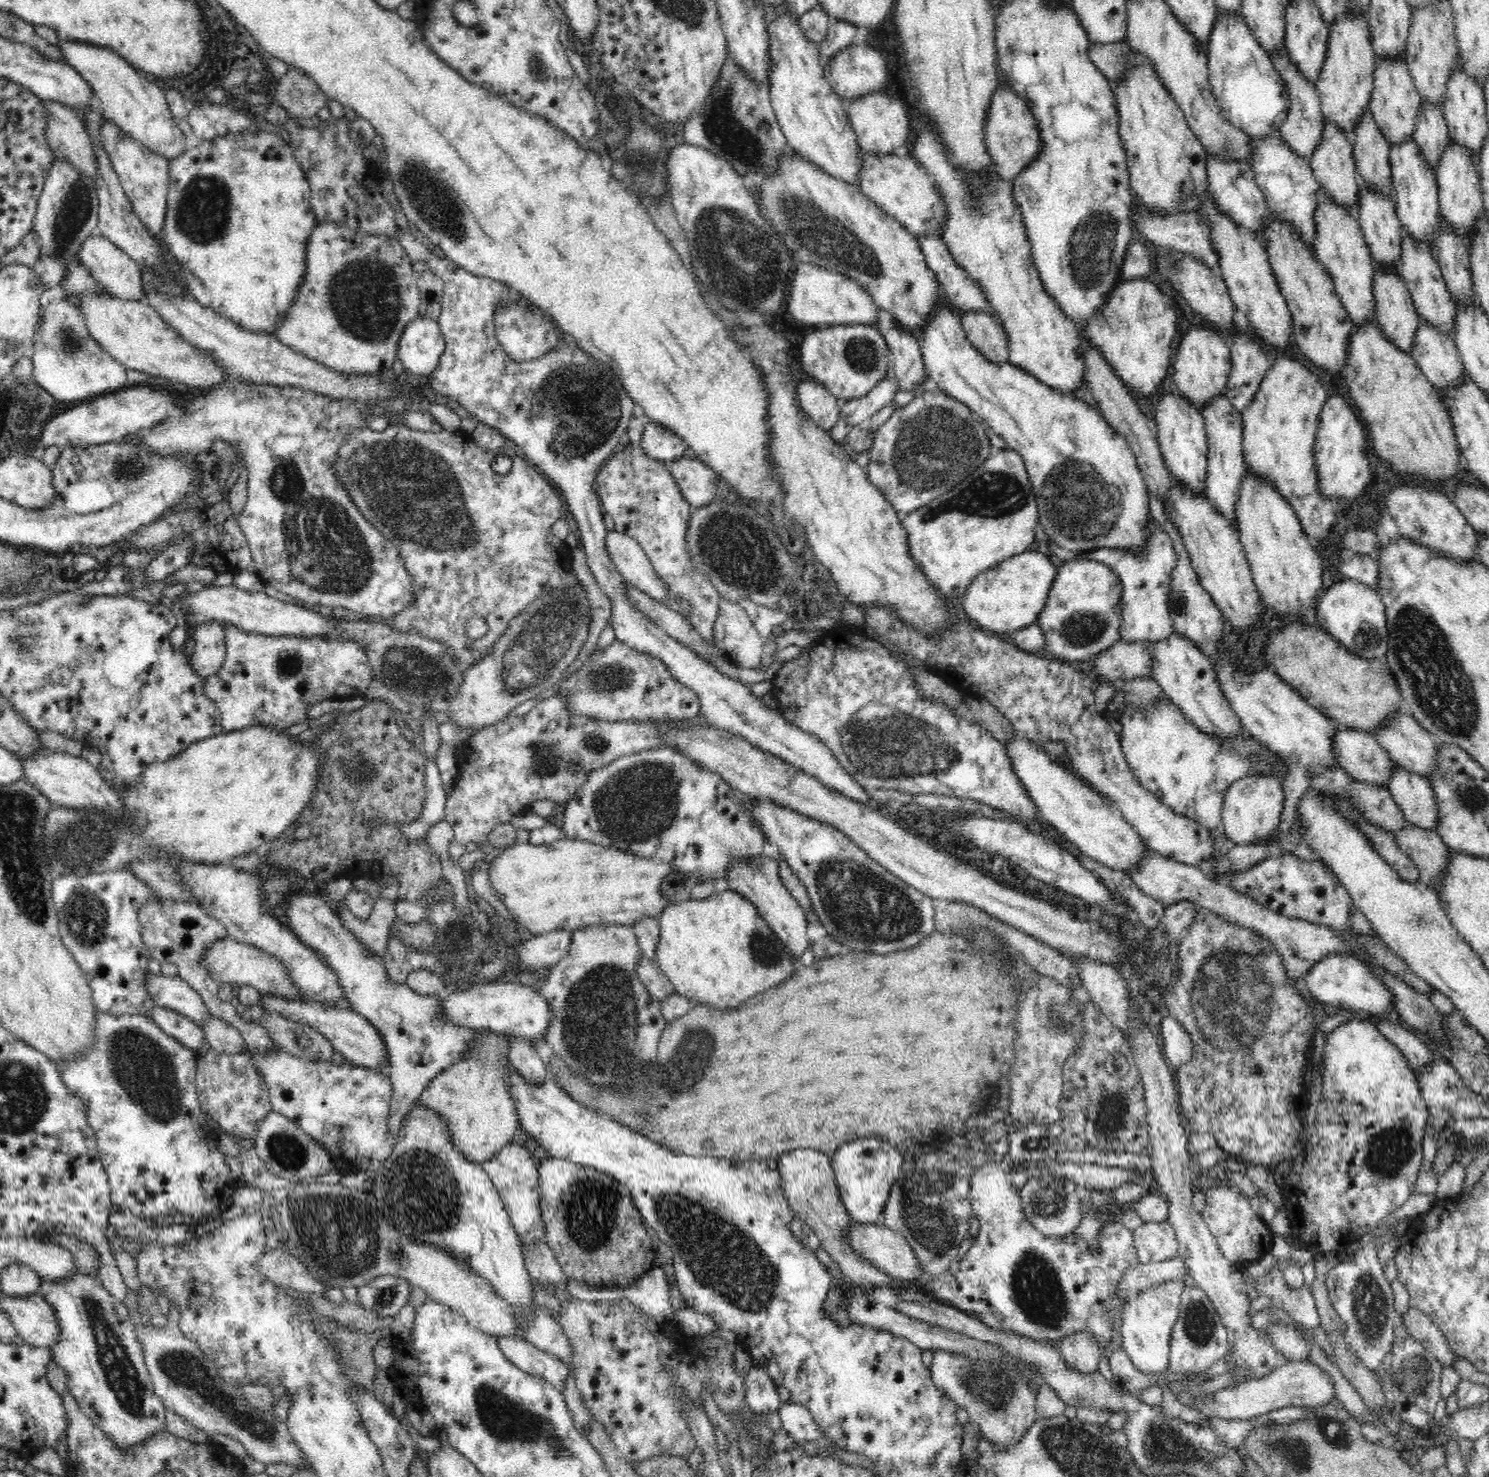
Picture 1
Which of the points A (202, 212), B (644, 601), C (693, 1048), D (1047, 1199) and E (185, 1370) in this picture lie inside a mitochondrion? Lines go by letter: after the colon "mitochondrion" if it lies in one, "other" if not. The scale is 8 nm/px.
A: mitochondrion
B: other
C: mitochondrion
D: mitochondrion
E: mitochondrion

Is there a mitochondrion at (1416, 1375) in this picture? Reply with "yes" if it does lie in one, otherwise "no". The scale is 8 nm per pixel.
yes

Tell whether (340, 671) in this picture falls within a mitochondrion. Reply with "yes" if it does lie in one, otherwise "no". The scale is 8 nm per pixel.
no

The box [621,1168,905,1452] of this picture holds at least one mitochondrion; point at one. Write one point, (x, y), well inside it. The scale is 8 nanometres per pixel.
(722, 1257)

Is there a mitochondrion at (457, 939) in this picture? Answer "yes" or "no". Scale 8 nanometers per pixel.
yes

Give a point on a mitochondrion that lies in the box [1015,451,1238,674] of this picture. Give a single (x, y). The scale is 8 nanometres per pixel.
(1082, 505)

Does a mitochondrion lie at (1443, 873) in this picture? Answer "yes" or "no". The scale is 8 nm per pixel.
no

